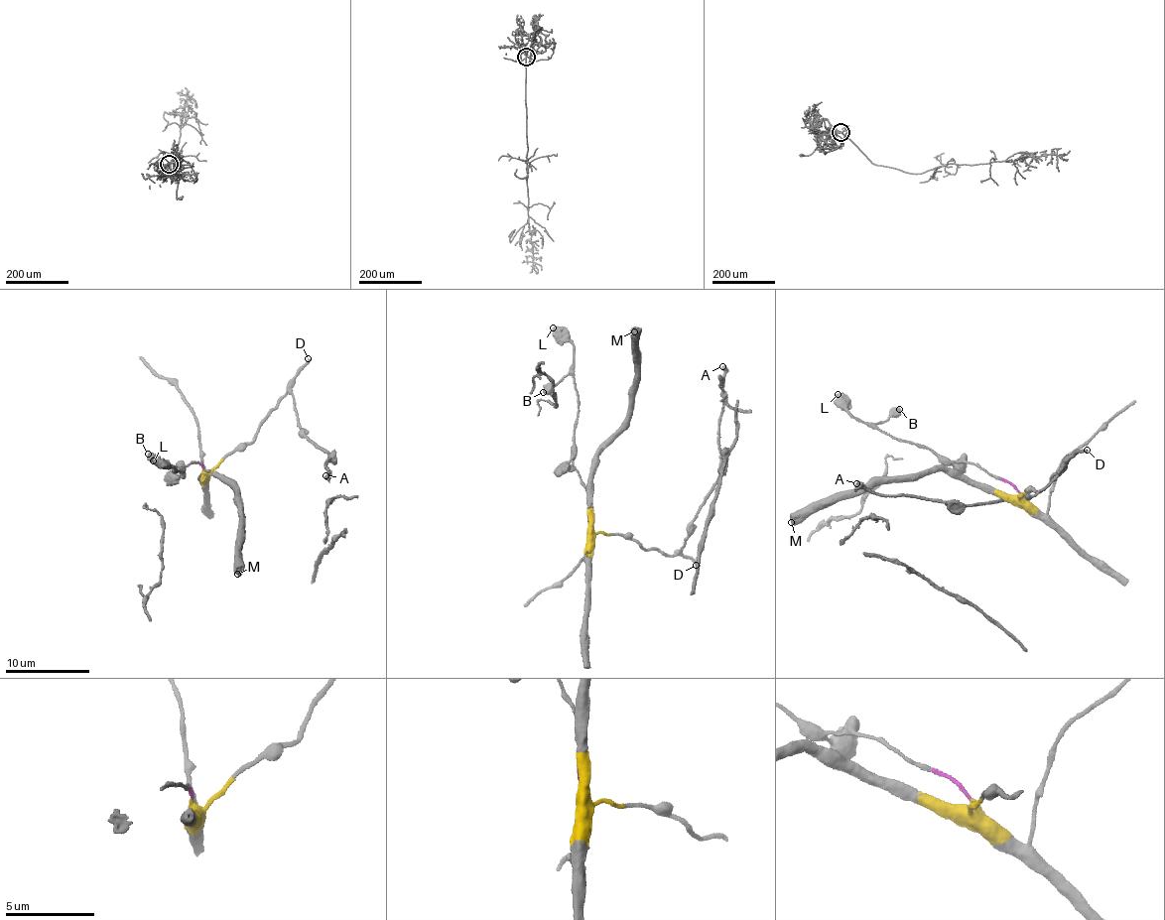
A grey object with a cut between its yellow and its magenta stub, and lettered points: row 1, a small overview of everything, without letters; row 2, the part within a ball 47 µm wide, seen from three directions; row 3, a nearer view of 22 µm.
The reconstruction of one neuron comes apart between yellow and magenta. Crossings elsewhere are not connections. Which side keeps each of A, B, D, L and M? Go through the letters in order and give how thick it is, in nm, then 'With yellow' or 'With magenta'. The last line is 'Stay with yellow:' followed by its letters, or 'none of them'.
A: Thickness 480 nm. With yellow
B: Thickness 650 nm. With magenta
D: Thickness 240 nm. With yellow
L: Thickness 700 nm. With magenta
M: Thickness 750 nm. With yellow
Stay with yellow: A, D, M

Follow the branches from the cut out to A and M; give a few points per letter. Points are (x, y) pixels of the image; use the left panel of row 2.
A: (203, 470), (210, 472), (229, 454), (242, 451), (291, 393), (301, 434), (327, 454), (327, 478), (324, 475)
M: (203, 470), (202, 482), (202, 478), (212, 475), (232, 486), (234, 502), (240, 512), (236, 575)

